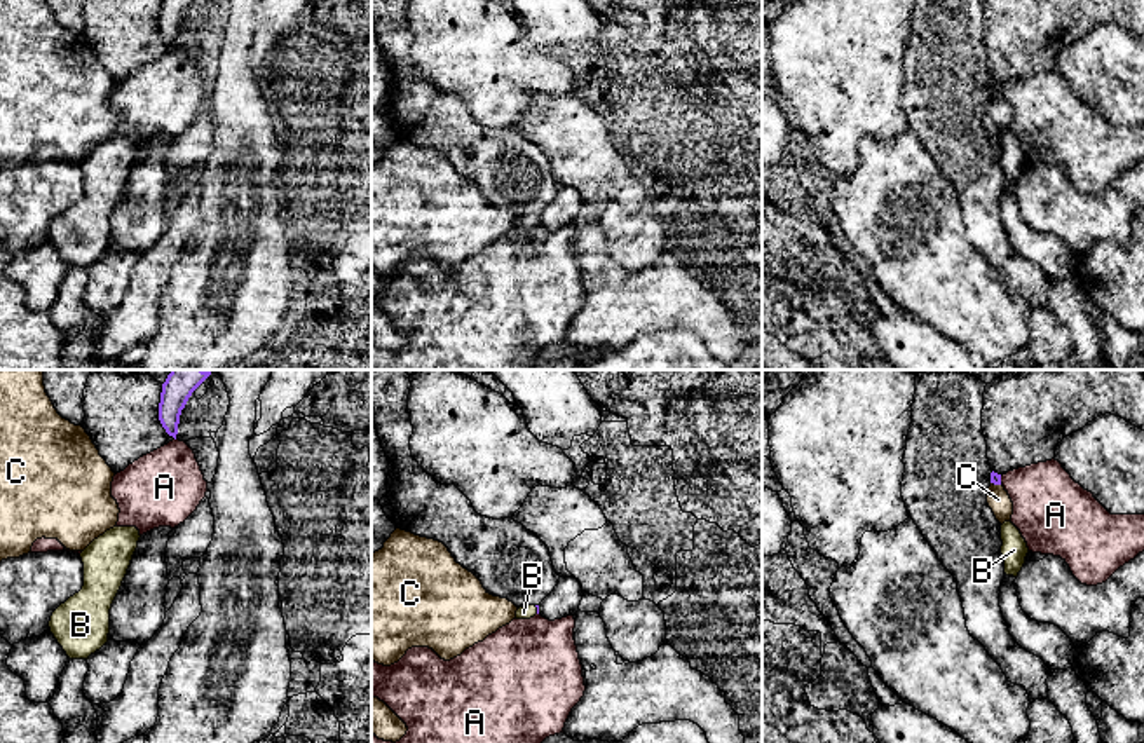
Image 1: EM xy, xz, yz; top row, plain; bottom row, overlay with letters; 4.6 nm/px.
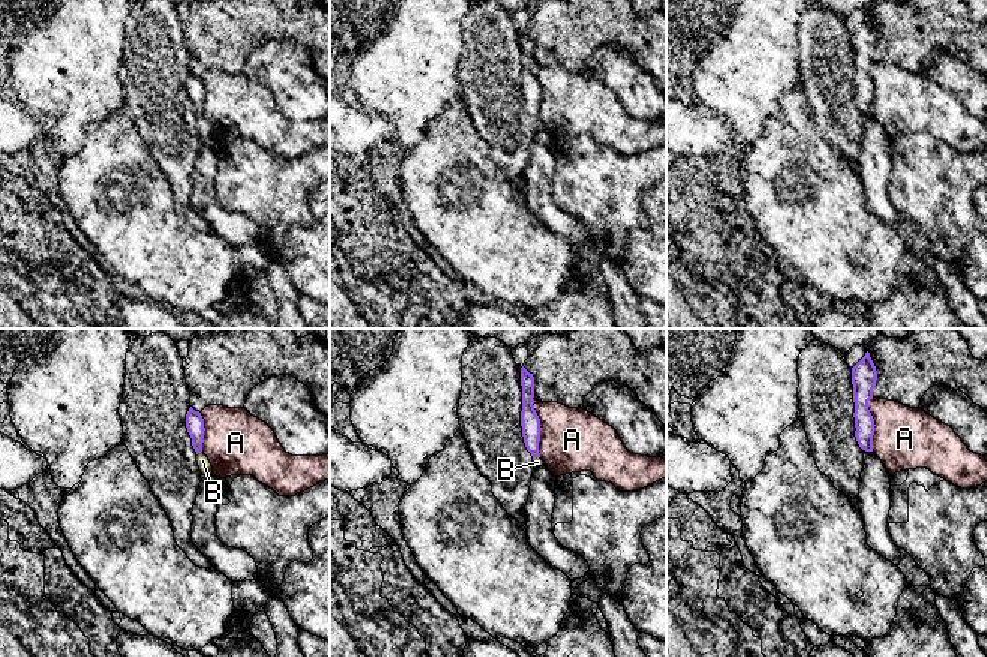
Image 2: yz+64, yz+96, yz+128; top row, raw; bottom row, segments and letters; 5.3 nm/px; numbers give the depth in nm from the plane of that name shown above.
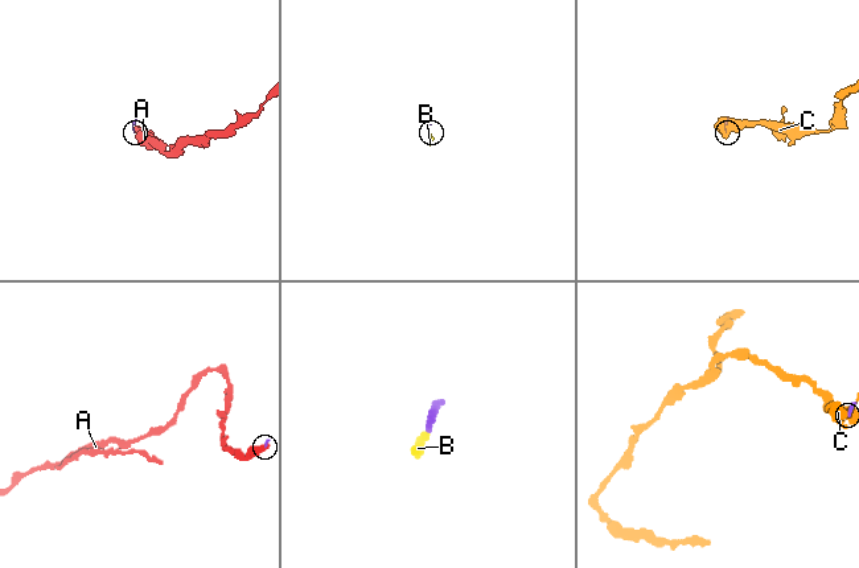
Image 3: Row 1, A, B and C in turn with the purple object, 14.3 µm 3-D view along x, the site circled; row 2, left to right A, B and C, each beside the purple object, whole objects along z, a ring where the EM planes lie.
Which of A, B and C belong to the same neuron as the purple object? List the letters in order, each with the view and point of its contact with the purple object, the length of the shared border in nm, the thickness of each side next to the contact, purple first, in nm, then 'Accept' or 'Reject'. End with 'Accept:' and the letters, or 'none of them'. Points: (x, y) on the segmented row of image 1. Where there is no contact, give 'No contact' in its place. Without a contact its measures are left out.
A: Touches purple at yz (1000, 480). Shared border 30 nm. Thickness 50 nm (purple) against 320 nm. Reject
B: Touches purple at xz (537, 609). Shared border 40 nm. Thickness 20 nm (purple) against 60 nm. Accept
C: Touches purple at yz (996, 483). Shared border 60 nm. Thickness 50 nm (purple) against 110 nm. Reject
Accept: B

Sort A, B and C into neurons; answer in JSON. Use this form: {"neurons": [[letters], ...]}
{"neurons": [["A"], ["B"], ["C"]]}

